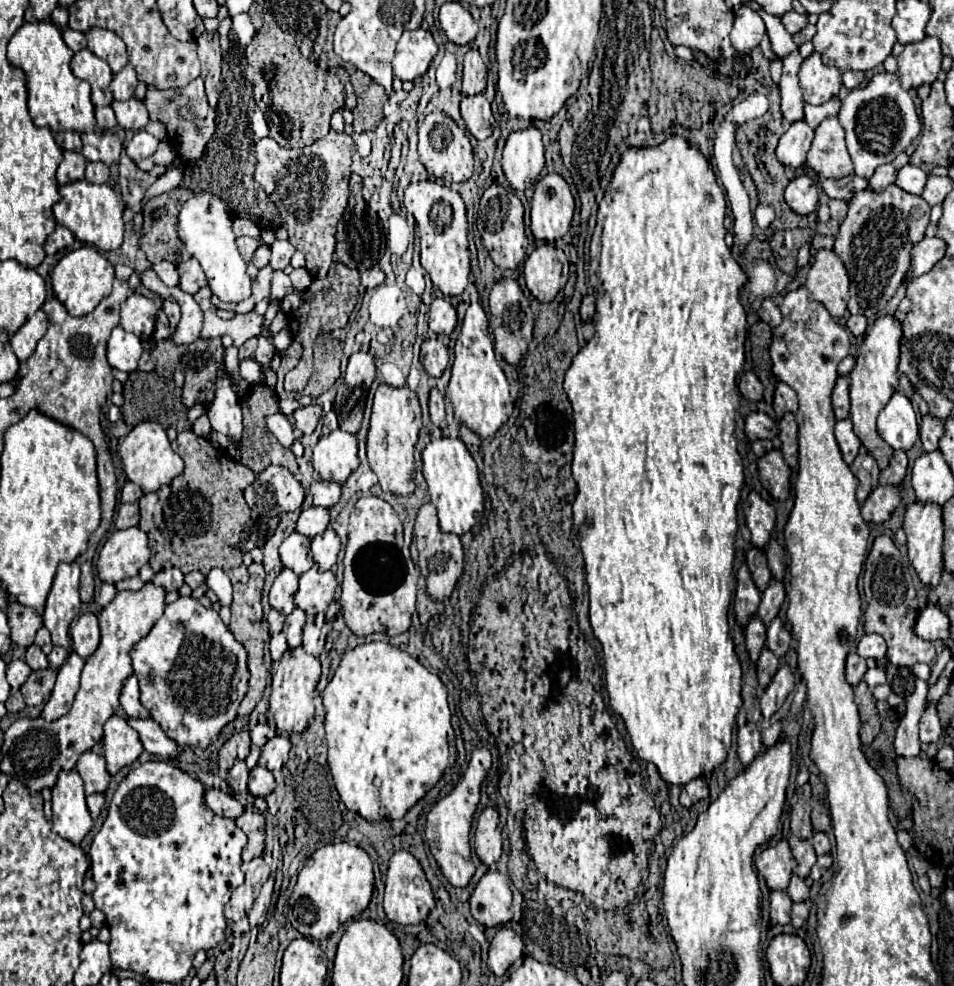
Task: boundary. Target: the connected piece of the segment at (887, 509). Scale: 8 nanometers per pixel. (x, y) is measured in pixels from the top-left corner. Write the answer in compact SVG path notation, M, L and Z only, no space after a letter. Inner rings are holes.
M879 485L861 505L861 515L867 523L883 523L893 515L899 503L901 503L899 485Z

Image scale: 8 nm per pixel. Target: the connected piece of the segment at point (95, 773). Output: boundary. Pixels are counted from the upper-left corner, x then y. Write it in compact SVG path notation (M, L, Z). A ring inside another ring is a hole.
M85 751L77 761L77 773L85 781L85 795L105 793L111 781L111 775L105 767L105 757L95 751Z

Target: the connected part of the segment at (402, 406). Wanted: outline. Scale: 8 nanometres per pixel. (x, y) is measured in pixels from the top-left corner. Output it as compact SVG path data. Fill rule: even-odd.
M379 385L375 391L375 401L371 409L371 425L367 433L367 459L371 471L379 477L379 485L383 491L395 495L411 495L413 473L415 473L415 443L421 429L421 409L417 395L409 387L389 387Z

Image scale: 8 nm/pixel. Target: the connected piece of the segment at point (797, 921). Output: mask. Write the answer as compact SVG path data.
M805 901L793 903L793 909L791 909L791 925L793 925L795 929L803 927L803 923L807 921L807 915L809 915L809 907L807 907Z

